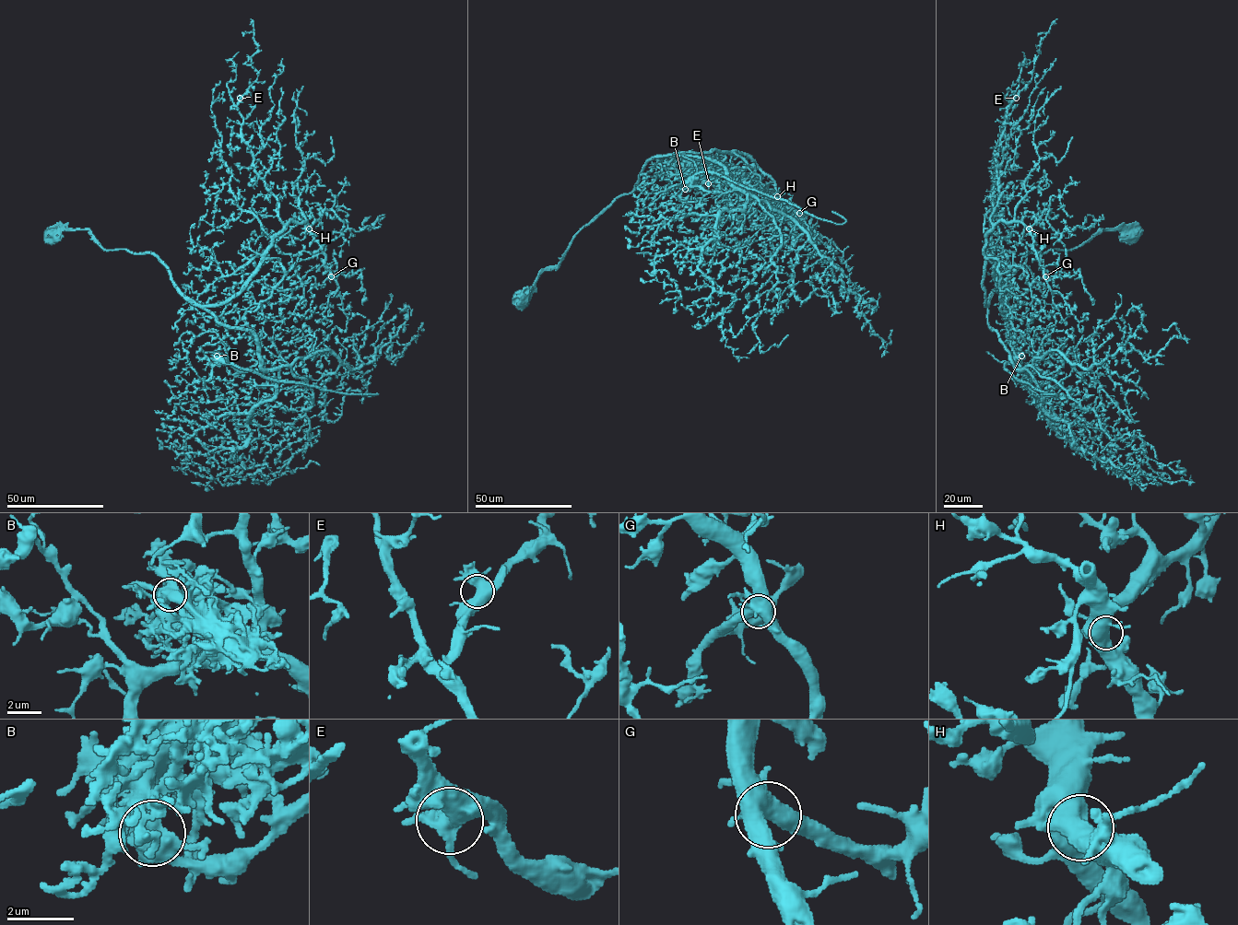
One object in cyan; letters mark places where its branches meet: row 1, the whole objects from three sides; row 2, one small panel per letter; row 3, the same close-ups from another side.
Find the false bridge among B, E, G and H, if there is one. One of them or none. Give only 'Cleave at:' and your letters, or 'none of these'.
Cleave at: B

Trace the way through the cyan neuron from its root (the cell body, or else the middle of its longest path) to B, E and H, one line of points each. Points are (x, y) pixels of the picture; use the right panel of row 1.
B: (1132, 238), (1100, 229), (1075, 248), (1030, 253), (991, 294), (988, 324), (1009, 359), (1024, 371), (1021, 356)
E: (1132, 238), (1100, 229), (1075, 248), (1030, 253), (984, 304), (984, 247), (1000, 194), (1001, 134), (1016, 98)
H: (1132, 238), (1100, 229), (1075, 248), (1030, 253), (985, 305), (986, 235), (1000, 220), (1022, 222), (1029, 228)

